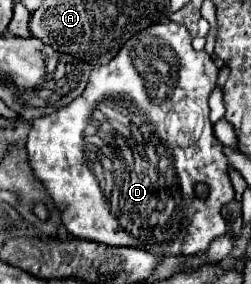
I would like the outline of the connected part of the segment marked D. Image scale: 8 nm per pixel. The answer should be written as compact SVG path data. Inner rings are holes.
M155 23L147 27L145 31L131 37L119 53L107 63L107 65L95 65L91 71L91 79L85 87L85 91L71 101L67 107L57 109L53 115L41 117L33 121L33 127L27 137L27 153L29 153L29 165L39 181L43 181L53 195L55 203L63 211L63 223L77 239L89 239L113 247L137 247L145 251L153 251L155 255L195 255L199 251L205 251L209 243L221 235L227 233L227 223L221 215L221 207L225 203L233 201L233 185L229 179L229 163L223 155L223 145L213 135L213 125L209 121L209 95L215 89L217 81L217 65L211 61L211 57L205 51L195 51L191 47L191 35L181 23ZM207 183L209 195L207 199L199 199L195 195L195 185Z

